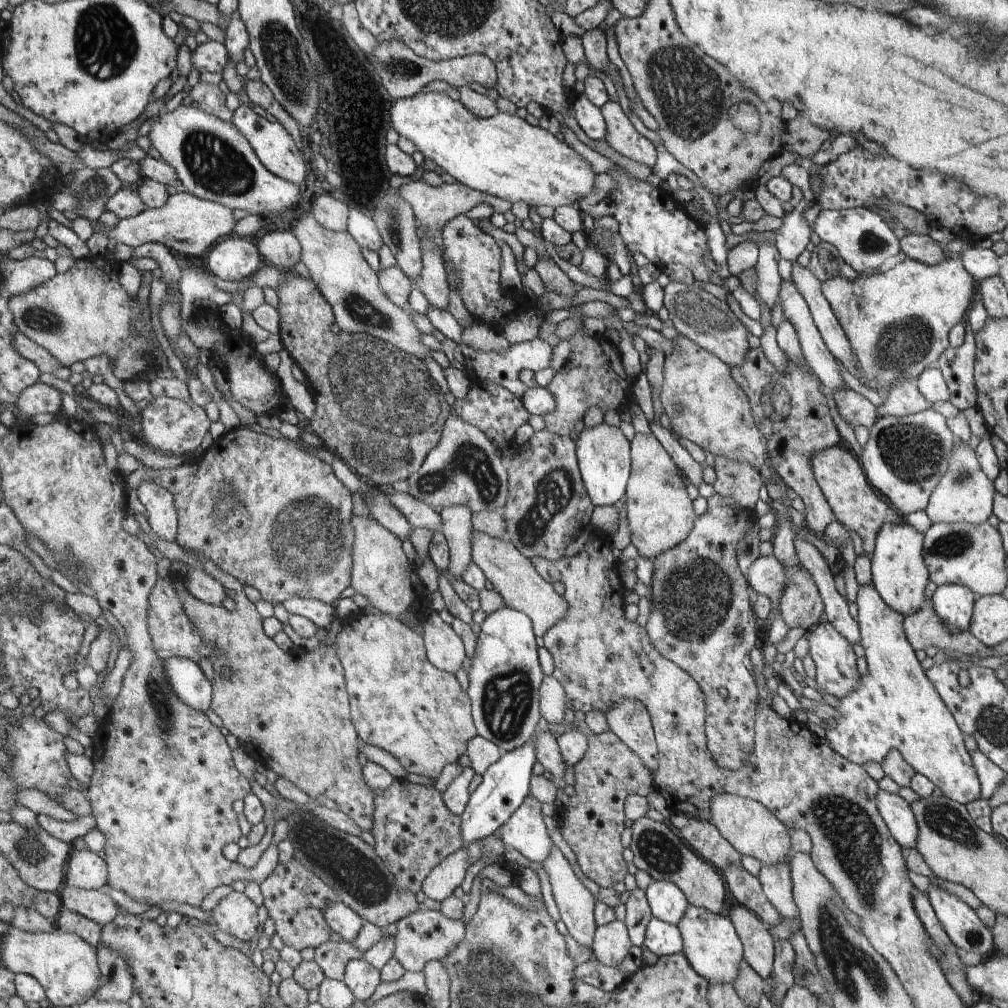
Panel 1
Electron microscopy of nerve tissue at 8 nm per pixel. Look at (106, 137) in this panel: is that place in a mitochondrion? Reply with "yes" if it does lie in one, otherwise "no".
no

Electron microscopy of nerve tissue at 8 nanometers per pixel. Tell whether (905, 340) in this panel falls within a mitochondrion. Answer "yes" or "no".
yes

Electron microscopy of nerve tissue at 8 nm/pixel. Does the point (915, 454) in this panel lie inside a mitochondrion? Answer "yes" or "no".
yes

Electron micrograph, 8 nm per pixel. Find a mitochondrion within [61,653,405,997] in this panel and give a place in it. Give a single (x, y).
(356, 874)

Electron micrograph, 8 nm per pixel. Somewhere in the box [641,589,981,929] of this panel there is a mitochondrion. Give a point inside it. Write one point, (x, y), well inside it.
(855, 841)

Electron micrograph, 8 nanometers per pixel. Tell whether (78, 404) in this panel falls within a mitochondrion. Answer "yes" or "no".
no

